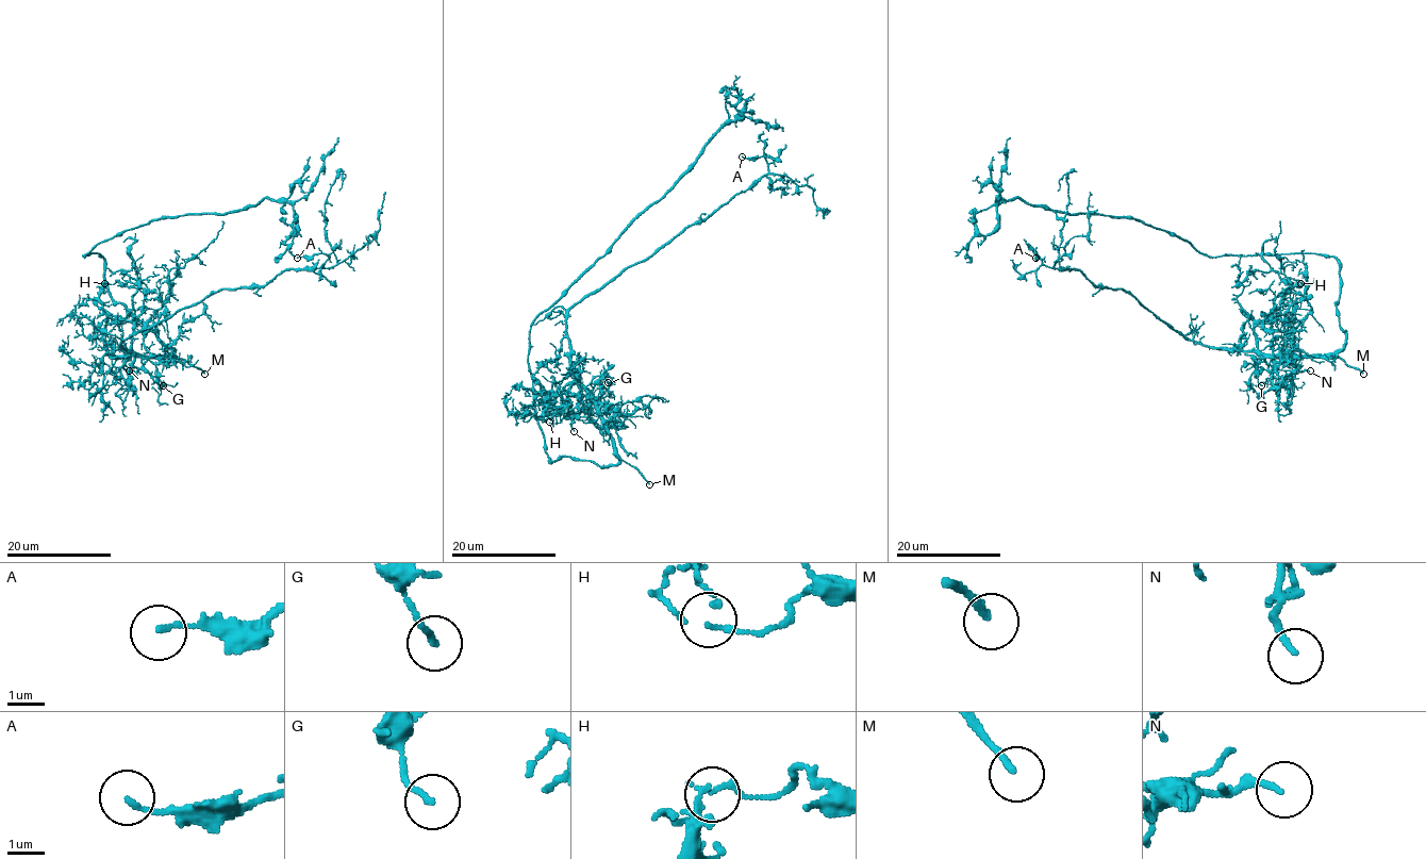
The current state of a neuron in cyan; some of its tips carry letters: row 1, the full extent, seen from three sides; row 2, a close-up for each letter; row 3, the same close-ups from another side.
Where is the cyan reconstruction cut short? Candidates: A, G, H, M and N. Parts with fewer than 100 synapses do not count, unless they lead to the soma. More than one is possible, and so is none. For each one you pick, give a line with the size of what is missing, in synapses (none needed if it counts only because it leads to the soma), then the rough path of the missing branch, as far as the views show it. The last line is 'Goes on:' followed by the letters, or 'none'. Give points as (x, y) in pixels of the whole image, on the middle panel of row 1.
Goes on: M

